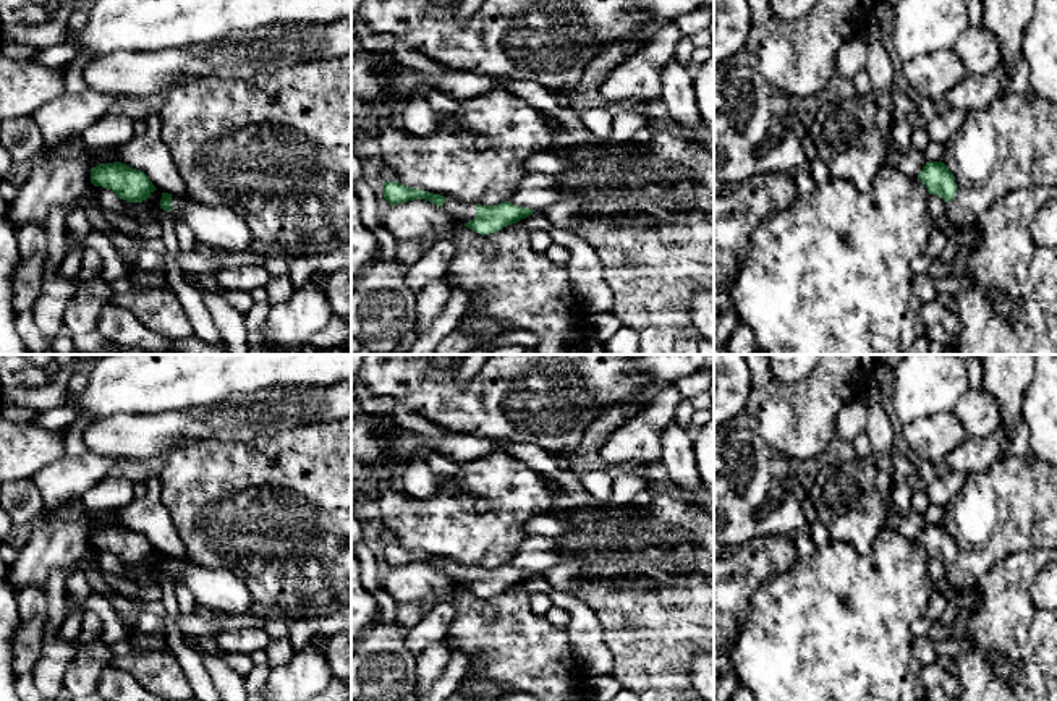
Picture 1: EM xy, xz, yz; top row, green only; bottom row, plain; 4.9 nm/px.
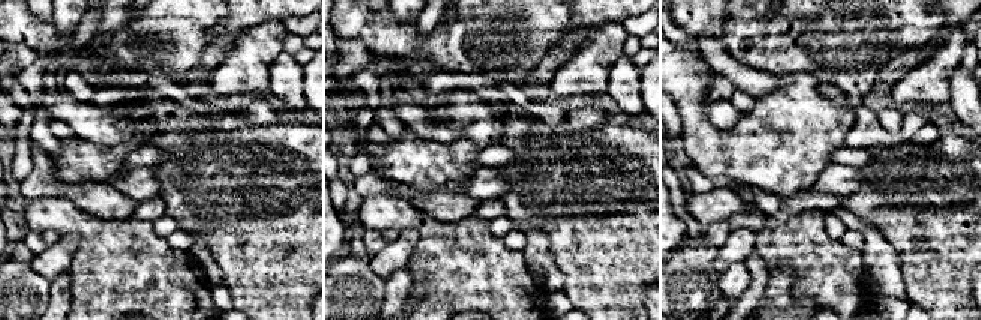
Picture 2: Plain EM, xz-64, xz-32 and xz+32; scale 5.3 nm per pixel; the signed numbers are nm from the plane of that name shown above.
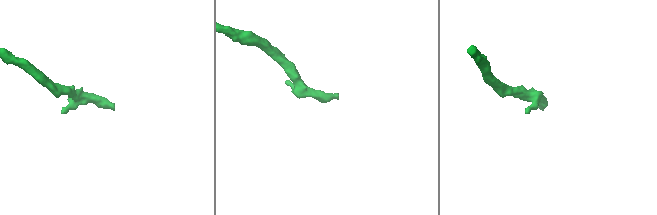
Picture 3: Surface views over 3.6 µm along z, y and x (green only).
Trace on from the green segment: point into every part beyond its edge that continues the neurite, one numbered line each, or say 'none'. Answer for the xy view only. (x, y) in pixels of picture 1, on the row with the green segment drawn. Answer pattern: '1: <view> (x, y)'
1: xy (110, 203)

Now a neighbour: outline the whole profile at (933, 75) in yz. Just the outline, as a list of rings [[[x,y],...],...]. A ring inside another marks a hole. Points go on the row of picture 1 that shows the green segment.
[[[939,50],[903,62],[903,74],[918,96],[937,100],[968,73],[953,50]]]

